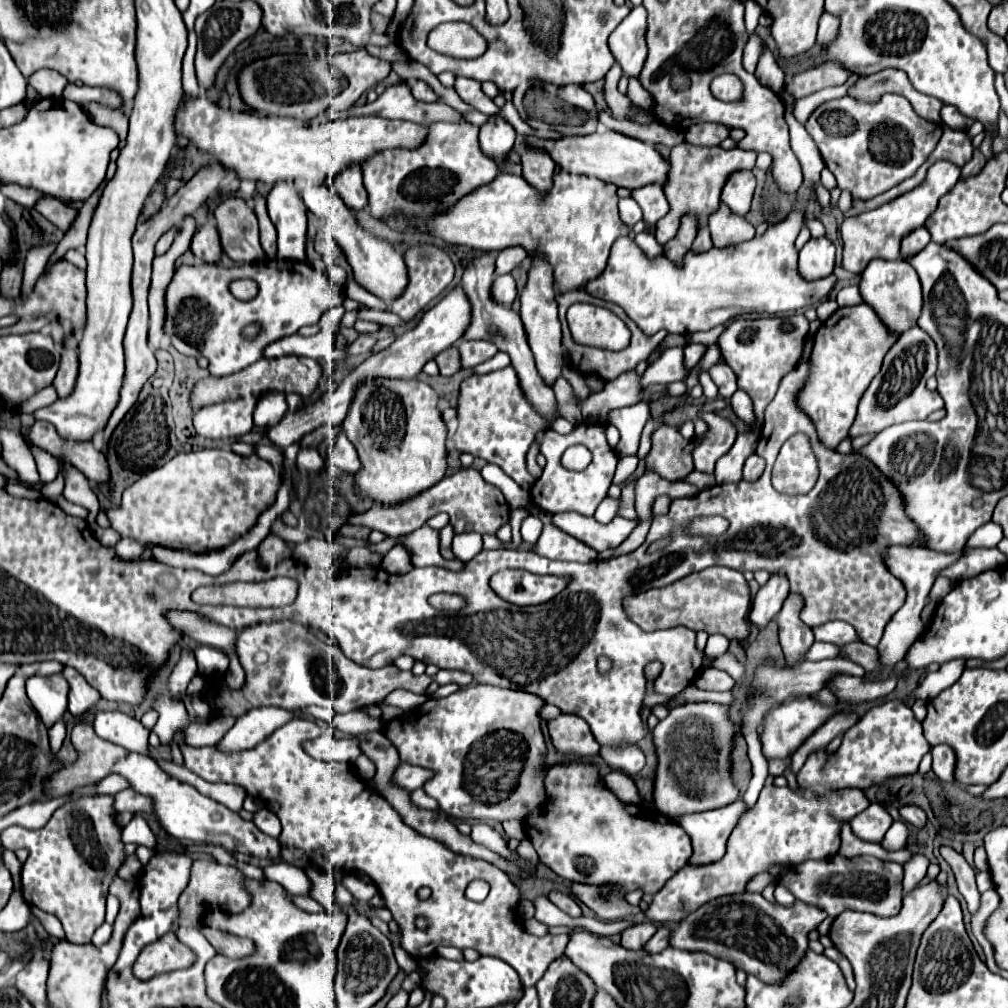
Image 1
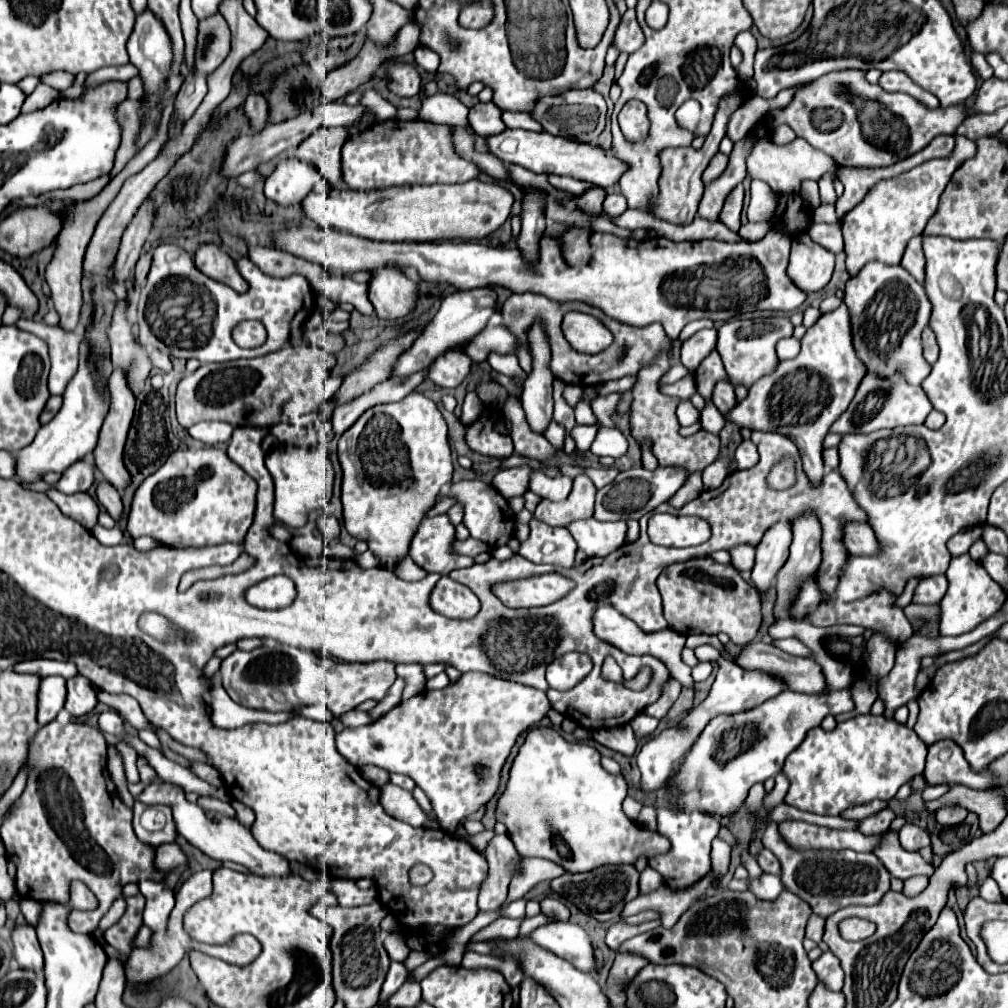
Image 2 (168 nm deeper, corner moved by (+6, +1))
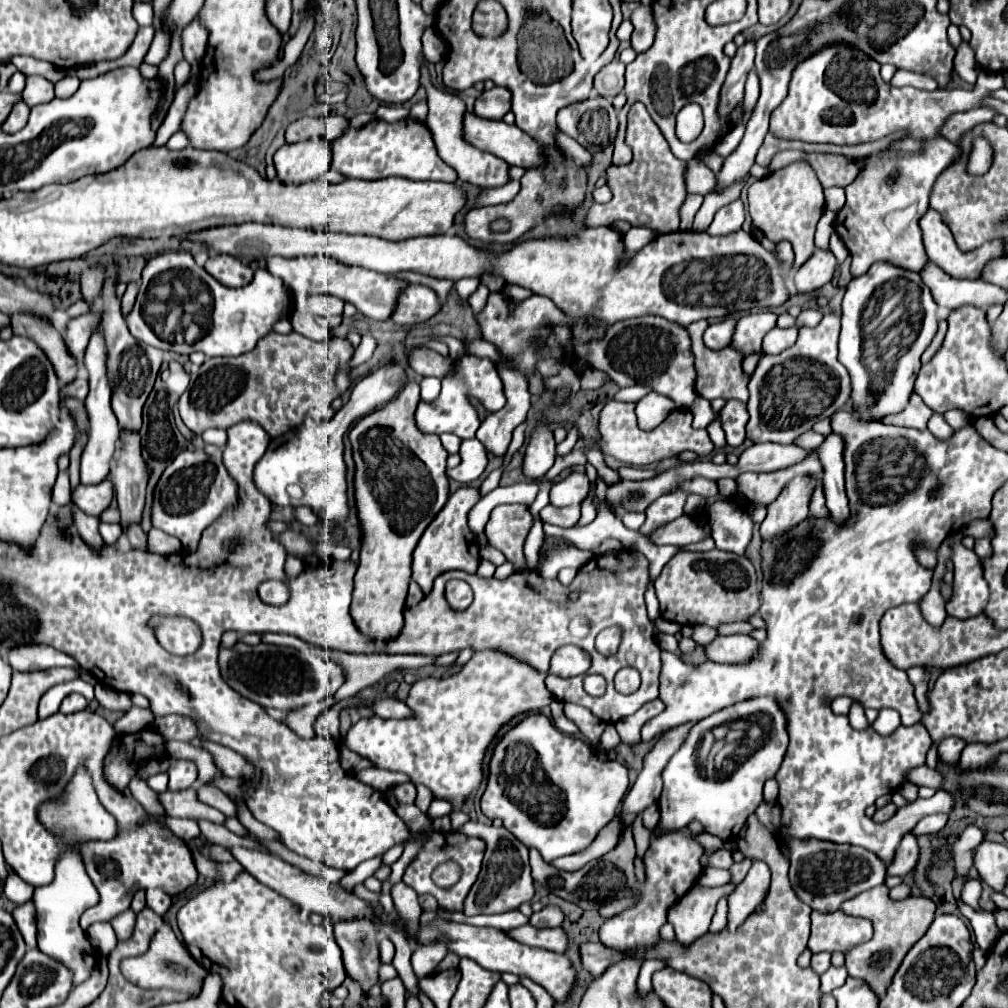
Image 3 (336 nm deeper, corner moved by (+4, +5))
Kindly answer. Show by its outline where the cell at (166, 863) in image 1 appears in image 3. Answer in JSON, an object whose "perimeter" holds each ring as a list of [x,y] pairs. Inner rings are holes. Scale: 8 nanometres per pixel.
{"perimeter":[[[165,918],[161,920],[161,924],[159,924],[159,928],[157,928],[157,932],[155,932],[155,936],[151,940],[149,950],[139,958],[123,960],[121,962],[121,972],[129,982],[133,982],[133,984],[137,984],[141,988],[147,988],[147,990],[149,988],[175,988],[175,990],[183,990],[183,992],[197,992],[199,990],[199,978],[207,976],[207,972],[191,958],[191,954],[187,954],[187,948],[177,940],[177,936],[173,934],[173,930],[171,930],[169,922],[165,922]],[[167,962],[177,962],[177,964],[187,966],[189,974],[185,974],[185,976],[175,974],[171,968],[165,966]]]}

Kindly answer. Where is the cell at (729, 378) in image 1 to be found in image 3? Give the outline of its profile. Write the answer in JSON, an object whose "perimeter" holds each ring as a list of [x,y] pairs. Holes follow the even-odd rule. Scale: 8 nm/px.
{"perimeter":[[[725,400],[725,406],[719,412],[723,430],[727,434],[727,444],[729,446],[739,446],[745,440],[745,424],[749,420],[745,402],[739,400]]]}

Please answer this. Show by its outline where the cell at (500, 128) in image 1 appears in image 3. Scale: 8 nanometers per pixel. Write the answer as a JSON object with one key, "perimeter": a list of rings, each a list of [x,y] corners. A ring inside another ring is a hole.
{"perimeter":[[[495,86],[493,90],[485,90],[477,100],[473,112],[481,118],[489,120],[503,120],[503,116],[511,108],[511,92],[507,88]]]}

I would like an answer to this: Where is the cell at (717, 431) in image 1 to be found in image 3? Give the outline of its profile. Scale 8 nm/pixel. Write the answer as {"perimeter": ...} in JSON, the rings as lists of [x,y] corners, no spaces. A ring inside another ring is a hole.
{"perimeter":[[[681,488],[673,490],[671,494],[665,494],[663,498],[657,498],[645,512],[647,520],[641,526],[641,532],[647,536],[647,530],[651,530],[651,526],[659,526],[659,524],[679,518],[683,514],[687,498],[689,498],[689,492],[685,492]]]}

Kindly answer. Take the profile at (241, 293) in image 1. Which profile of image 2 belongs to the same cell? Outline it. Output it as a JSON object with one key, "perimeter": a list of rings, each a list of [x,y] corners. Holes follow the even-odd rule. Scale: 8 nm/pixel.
{"perimeter":[[[203,244],[195,254],[195,266],[209,278],[231,286],[235,292],[245,292],[247,282],[239,274],[235,260],[229,254],[223,254],[213,244]]]}

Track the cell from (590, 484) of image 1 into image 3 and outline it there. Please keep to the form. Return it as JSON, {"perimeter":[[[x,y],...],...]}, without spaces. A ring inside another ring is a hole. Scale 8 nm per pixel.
{"perimeter":[[[573,504],[573,506],[565,506],[565,508],[557,508],[557,506],[545,506],[541,510],[541,520],[561,526],[561,528],[571,528],[575,526],[575,522],[581,516],[581,504]]]}

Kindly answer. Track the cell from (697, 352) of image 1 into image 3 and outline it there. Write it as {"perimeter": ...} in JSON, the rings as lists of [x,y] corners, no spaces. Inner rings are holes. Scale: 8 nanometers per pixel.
{"perimeter":[[[727,318],[723,322],[717,322],[717,324],[711,324],[705,334],[703,334],[703,342],[707,348],[711,350],[721,350],[725,346],[731,344],[731,330],[735,328],[735,320],[733,318]]]}

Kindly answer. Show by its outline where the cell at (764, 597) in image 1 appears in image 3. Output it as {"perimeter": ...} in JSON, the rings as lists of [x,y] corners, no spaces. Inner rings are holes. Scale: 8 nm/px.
{"perimeter":[[[795,476],[783,488],[779,498],[767,506],[767,518],[761,524],[763,542],[771,542],[785,536],[809,516],[807,502],[811,498],[811,486],[815,486],[815,478],[817,476]]]}

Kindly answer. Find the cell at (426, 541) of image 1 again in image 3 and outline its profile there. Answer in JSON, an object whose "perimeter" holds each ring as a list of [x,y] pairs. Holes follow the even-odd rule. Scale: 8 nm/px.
{"perimeter":[[[469,486],[459,488],[457,492],[453,492],[449,496],[443,510],[433,518],[431,526],[427,526],[427,530],[423,532],[419,544],[413,552],[413,580],[423,588],[425,594],[427,594],[427,590],[431,590],[431,582],[441,572],[465,570],[465,572],[473,574],[477,570],[477,566],[479,566],[479,542],[467,526],[467,514],[477,504],[477,500],[479,500],[477,490],[473,490]]]}

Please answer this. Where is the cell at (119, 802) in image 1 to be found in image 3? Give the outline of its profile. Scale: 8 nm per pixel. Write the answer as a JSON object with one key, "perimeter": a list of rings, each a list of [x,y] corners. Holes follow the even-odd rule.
{"perimeter":[[[171,760],[171,770],[167,772],[169,774],[169,786],[167,790],[171,792],[181,792],[181,790],[187,790],[195,784],[197,780],[197,766],[193,762],[187,762],[187,760]]]}

